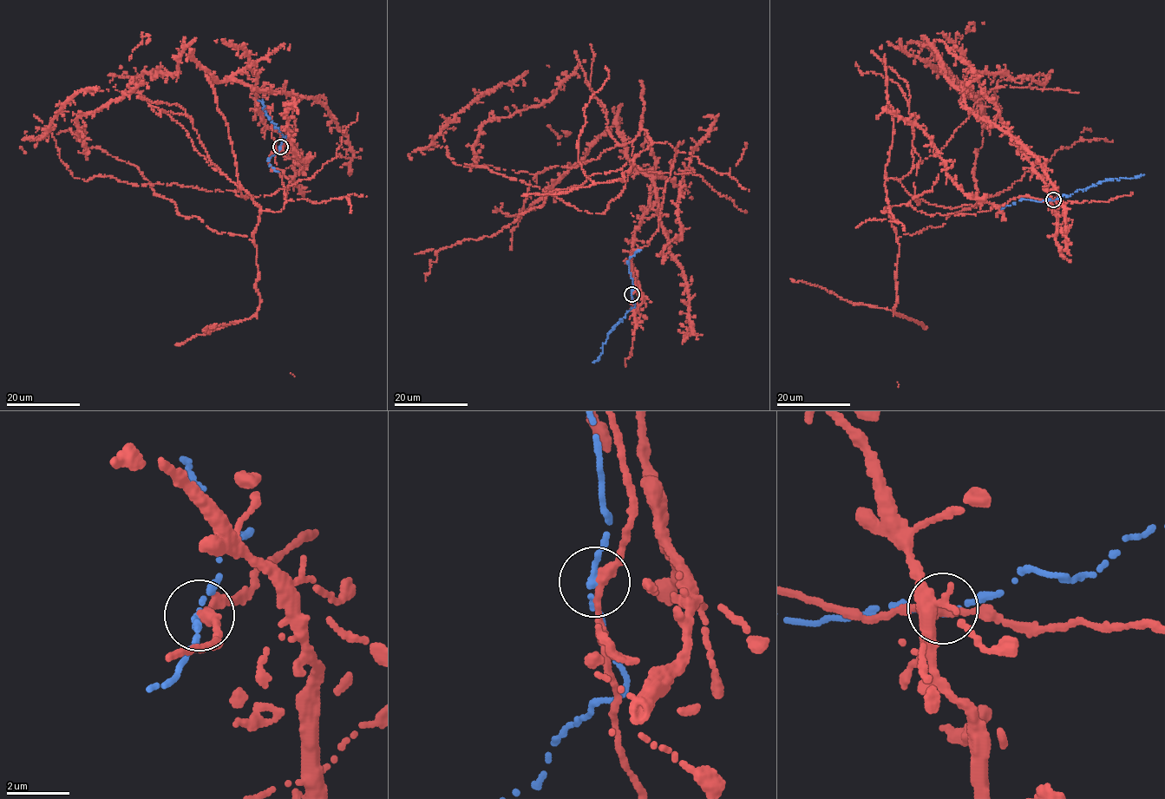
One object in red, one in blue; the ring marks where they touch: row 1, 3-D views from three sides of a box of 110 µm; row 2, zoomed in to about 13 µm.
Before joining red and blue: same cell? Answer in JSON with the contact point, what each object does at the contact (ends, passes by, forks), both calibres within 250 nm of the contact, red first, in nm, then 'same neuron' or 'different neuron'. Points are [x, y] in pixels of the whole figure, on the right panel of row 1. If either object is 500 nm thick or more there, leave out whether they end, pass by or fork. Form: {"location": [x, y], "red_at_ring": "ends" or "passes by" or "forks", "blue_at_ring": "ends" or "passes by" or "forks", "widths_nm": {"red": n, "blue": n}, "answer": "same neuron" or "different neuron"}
{"location": [1053, 199], "red_at_ring": "passes by", "blue_at_ring": "passes by", "widths_nm": {"red": 280, "blue": 180}, "answer": "different neuron"}

